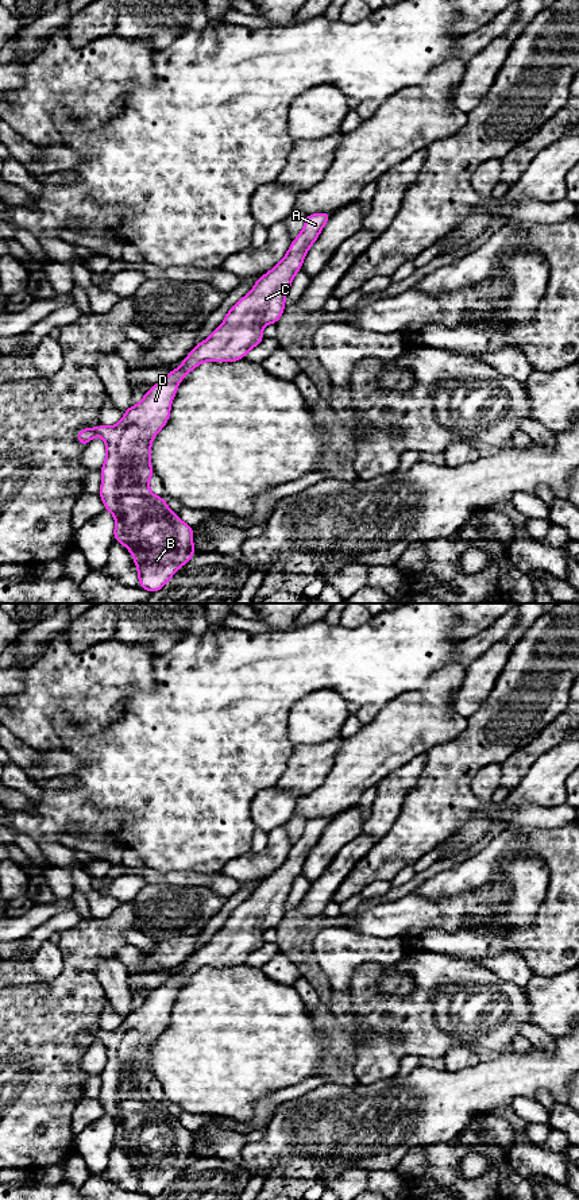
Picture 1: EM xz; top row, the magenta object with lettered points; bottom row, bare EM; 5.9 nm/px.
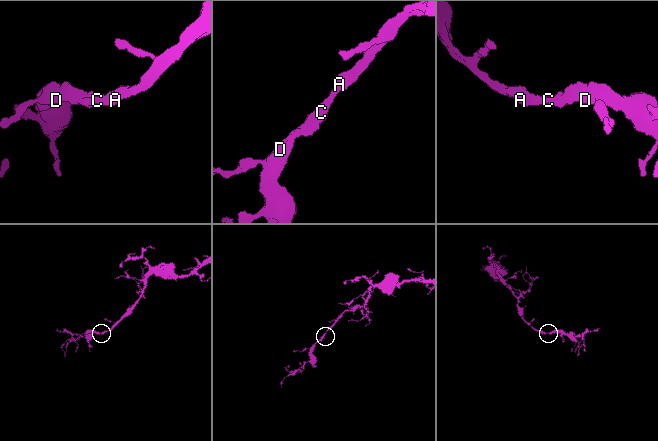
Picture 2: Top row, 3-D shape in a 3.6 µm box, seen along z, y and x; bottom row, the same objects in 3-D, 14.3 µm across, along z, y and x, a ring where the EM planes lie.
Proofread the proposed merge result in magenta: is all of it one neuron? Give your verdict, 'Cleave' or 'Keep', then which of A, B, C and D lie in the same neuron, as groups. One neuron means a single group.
Keep. Groups: A B C D

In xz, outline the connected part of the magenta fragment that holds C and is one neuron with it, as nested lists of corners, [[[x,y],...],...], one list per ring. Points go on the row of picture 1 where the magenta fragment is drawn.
[[[325,212],[308,215],[283,259],[252,285],[251,293],[227,313],[223,325],[197,344],[178,369],[154,385],[138,405],[128,408],[117,425],[100,424],[77,433],[84,447],[96,435],[107,443],[99,494],[105,510],[116,518],[113,539],[132,553],[139,586],[148,593],[161,590],[194,555],[193,528],[169,509],[163,497],[155,497],[148,489],[154,475],[151,441],[170,417],[178,383],[205,360],[236,362],[263,340],[262,328],[279,320],[293,277],[331,216]]]

